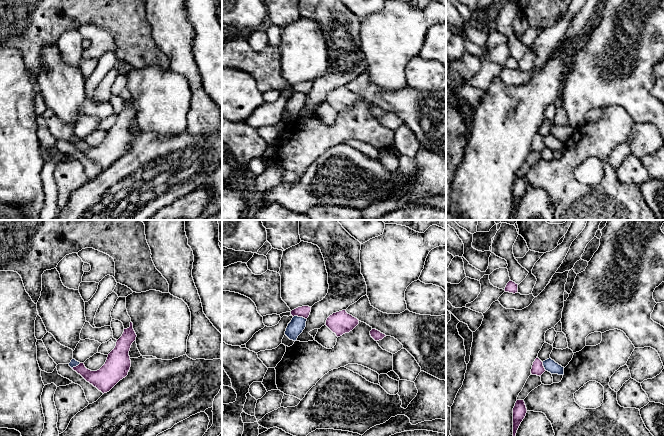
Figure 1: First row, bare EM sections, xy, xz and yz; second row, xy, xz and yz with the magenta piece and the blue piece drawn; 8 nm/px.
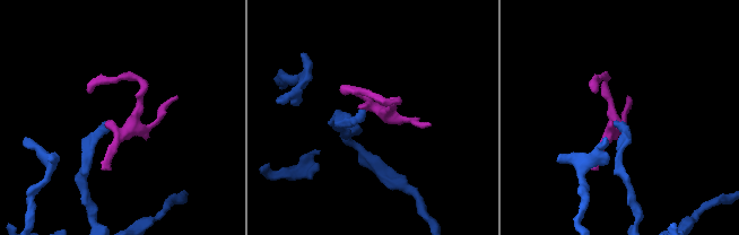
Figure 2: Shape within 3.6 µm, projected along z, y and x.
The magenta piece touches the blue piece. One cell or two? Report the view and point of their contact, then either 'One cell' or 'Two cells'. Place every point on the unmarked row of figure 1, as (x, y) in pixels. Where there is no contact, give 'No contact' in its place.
Touches magenta at xz (300, 92). Two cells

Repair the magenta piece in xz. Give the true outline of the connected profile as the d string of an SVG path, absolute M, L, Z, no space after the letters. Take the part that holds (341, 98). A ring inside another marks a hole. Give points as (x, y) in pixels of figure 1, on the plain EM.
M342 86L330 91L326 96L326 102L336 110L337 113L349 109L359 100L359 96Z

